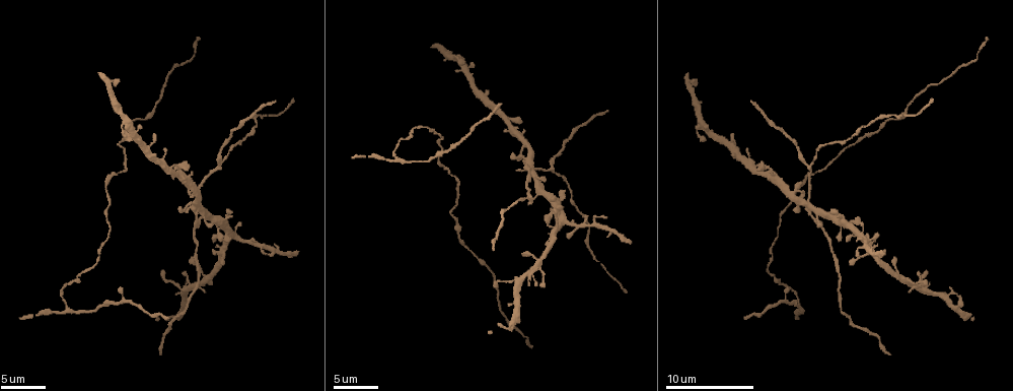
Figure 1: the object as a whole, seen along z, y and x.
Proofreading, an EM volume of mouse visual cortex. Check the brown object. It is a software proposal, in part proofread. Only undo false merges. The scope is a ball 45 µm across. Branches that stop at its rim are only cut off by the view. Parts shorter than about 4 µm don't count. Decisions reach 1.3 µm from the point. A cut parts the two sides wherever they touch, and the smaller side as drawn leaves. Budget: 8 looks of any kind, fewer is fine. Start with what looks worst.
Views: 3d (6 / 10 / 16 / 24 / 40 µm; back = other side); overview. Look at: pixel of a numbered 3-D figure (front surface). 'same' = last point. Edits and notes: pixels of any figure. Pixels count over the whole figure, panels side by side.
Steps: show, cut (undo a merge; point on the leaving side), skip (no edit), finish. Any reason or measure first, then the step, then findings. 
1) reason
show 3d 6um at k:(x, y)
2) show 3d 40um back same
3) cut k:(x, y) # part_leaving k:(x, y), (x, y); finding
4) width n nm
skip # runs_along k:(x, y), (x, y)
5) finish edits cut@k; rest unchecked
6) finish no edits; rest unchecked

branch point
show 3d 10um at 1:(217, 165)

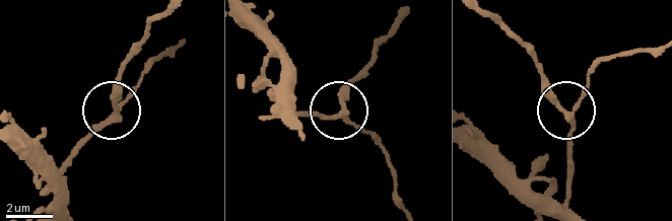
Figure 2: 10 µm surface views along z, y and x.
skip # all the same neuron

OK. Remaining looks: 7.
small branch off a trunk
show 3d 10um at 1:(195, 217)

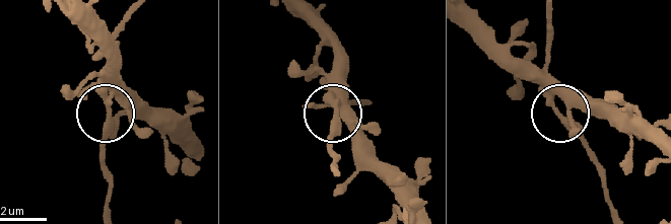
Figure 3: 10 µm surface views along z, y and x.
width 300 nm
skip # one neuron here

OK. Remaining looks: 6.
four or more arms meet
show 3d 10um at 1:(565, 223)

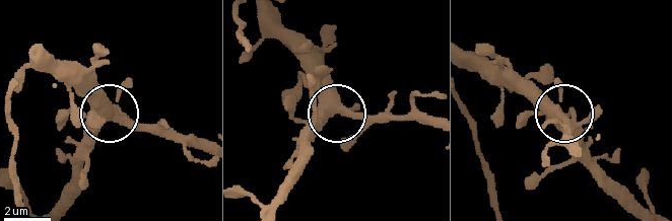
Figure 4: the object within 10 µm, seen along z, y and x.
width 430 nm
skip # one neuron here

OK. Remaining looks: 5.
looks like a crossing
show 3d 10um at 1:(183, 292)

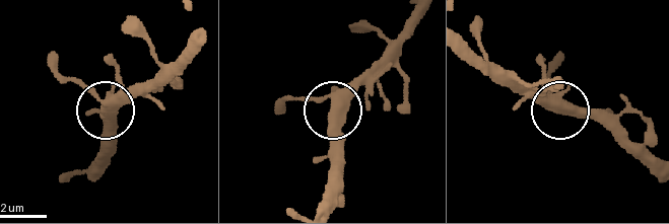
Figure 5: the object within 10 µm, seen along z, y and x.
arms 4
skip # runs_along 5:(195, 33), (160, 72), (108, 103), (52, 63); all the same neuron

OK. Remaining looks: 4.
finish no edits; rest unchecked

